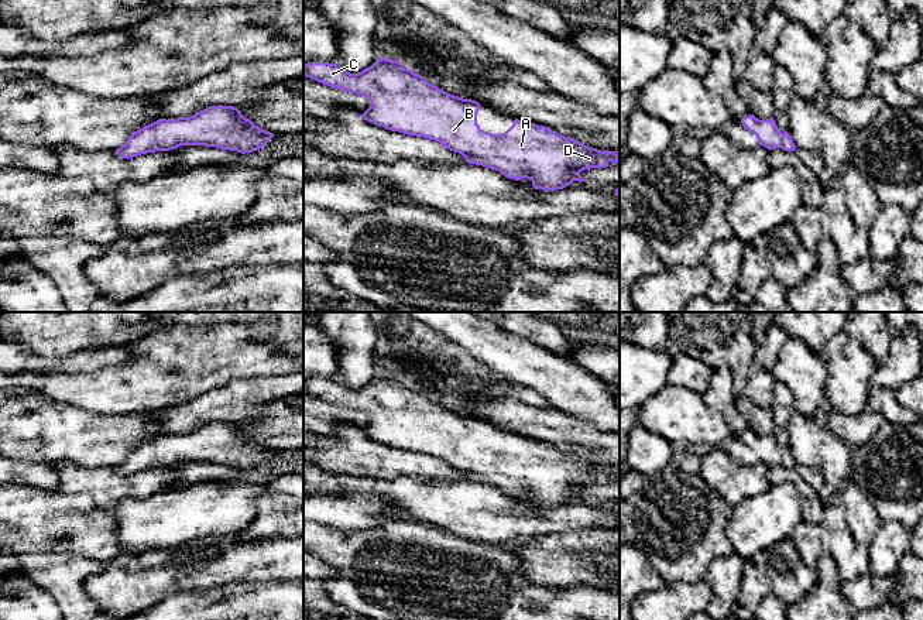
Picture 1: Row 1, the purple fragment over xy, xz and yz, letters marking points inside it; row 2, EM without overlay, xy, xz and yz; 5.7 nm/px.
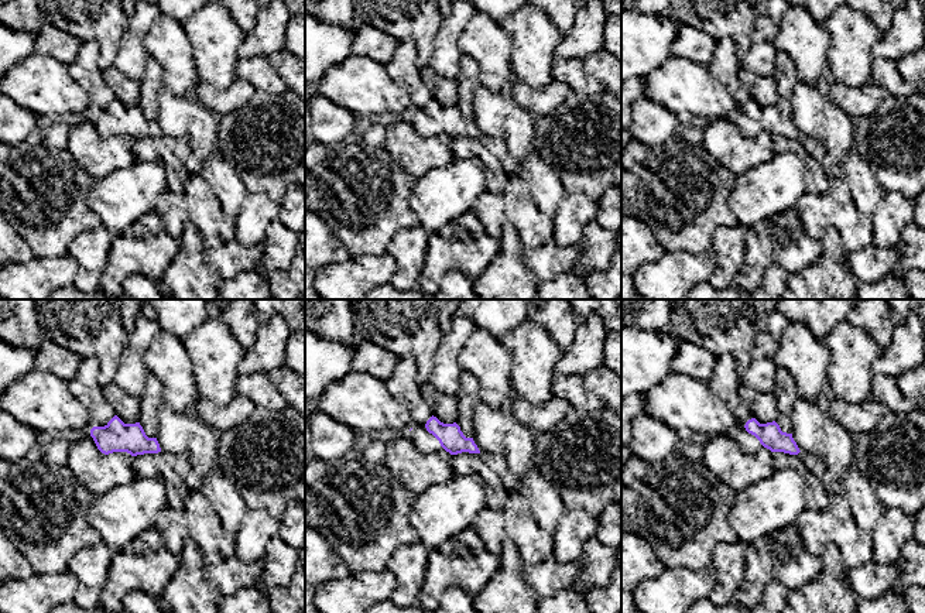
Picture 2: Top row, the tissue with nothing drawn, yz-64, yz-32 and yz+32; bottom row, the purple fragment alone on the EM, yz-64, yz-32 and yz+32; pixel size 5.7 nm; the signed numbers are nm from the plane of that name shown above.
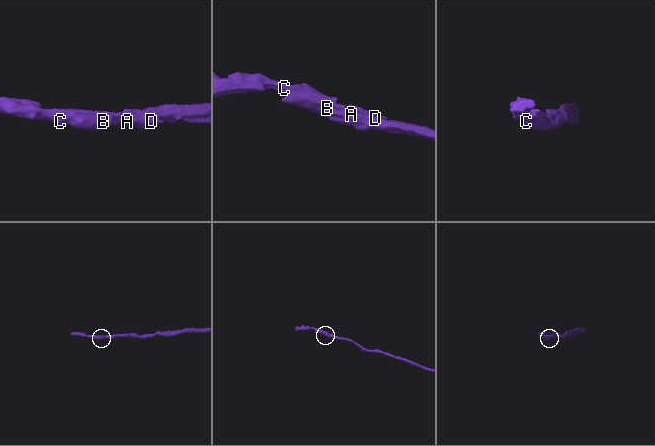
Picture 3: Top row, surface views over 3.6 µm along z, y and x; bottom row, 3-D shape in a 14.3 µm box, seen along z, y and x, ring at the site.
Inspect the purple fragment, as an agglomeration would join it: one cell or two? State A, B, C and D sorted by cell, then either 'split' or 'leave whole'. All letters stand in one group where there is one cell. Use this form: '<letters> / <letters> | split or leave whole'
A B C D | leave whole

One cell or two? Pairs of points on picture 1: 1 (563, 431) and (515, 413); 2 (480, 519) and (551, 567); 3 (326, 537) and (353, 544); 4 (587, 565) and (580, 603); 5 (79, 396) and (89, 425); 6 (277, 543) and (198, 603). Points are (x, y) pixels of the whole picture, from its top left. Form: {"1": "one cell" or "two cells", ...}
{"1": "one cell", "2": "two cells", "3": "one cell", "4": "two cells", "5": "two cells", "6": "two cells"}

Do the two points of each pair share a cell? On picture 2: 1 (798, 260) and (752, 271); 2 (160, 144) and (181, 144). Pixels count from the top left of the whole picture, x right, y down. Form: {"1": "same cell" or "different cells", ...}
{"1": "same cell", "2": "same cell"}

